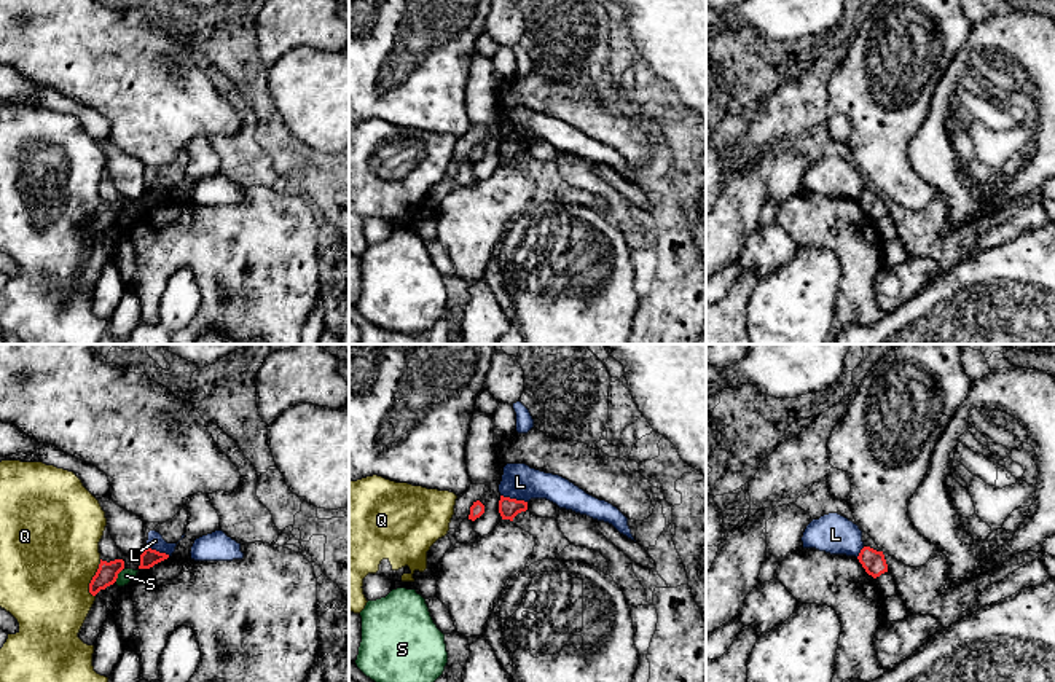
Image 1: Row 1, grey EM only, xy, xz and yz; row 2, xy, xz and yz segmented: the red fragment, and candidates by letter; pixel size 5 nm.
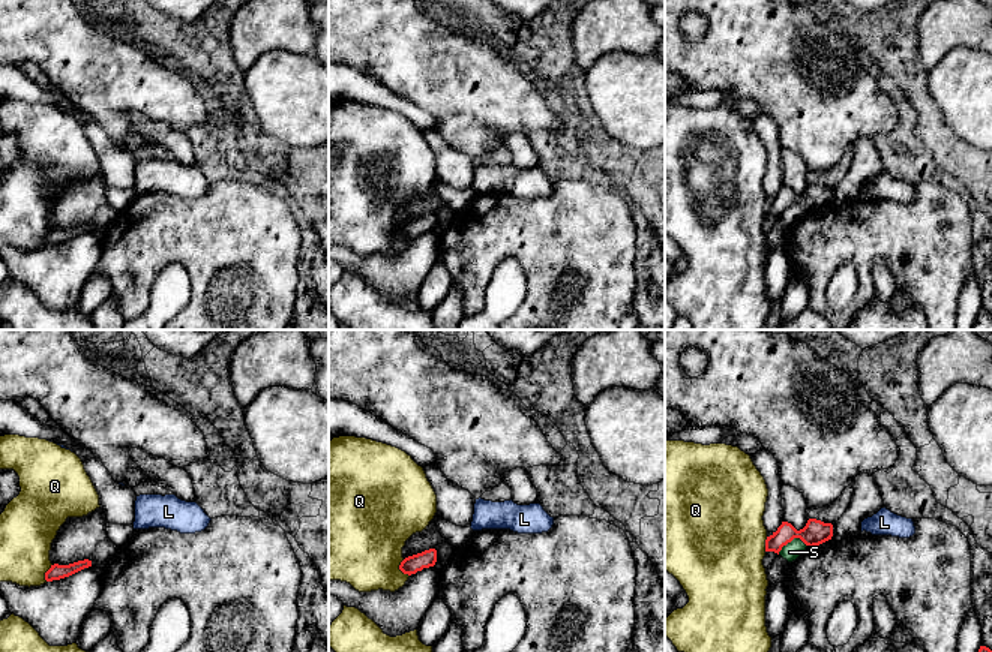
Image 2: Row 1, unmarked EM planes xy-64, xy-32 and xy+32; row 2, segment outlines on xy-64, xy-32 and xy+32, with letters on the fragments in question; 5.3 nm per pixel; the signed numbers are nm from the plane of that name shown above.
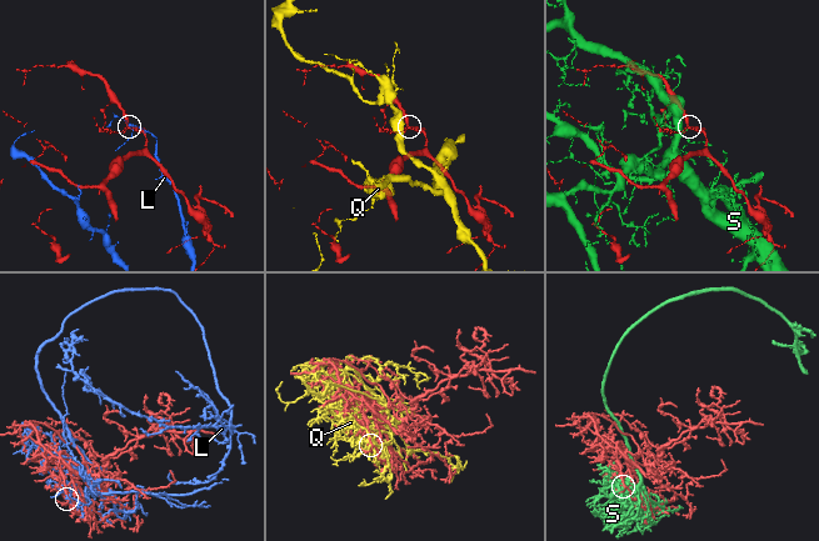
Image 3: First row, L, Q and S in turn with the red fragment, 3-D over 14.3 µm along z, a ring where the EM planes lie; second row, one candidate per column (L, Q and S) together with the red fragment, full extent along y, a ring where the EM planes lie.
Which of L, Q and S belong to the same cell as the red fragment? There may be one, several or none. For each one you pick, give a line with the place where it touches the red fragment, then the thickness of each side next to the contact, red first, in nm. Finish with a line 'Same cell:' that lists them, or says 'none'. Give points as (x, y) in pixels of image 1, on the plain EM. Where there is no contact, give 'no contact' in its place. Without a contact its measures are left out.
Same cell: none

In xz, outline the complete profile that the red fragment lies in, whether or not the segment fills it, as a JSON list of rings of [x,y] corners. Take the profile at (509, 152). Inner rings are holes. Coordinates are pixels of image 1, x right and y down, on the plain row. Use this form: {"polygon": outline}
{"polygon": [[[500,139],[499,156],[500,156],[502,163],[513,164],[513,161],[518,156],[526,155],[526,153],[528,153],[528,145]]]}

